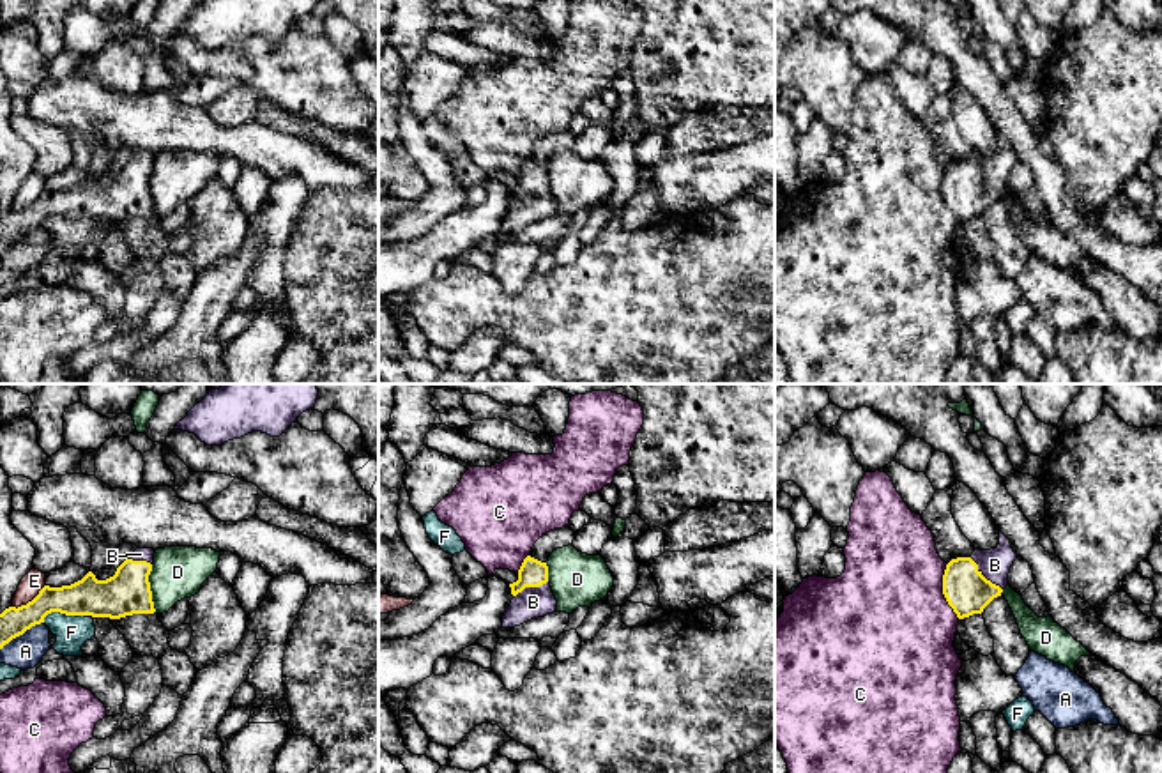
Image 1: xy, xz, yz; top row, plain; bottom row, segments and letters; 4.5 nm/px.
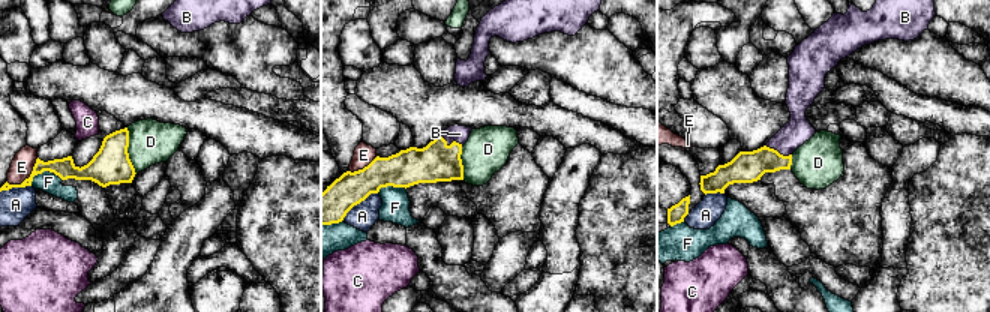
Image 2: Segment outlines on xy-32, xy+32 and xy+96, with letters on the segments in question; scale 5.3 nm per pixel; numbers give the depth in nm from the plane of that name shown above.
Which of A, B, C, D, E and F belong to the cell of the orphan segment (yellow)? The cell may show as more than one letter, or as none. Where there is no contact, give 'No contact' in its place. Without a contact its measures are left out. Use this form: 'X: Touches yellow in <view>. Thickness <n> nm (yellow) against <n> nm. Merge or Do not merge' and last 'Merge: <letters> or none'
A: Touches yellow in xy. Thickness 130 nm (yellow) against 160 nm. Do not merge
B: Touches yellow in yz. Thickness 200 nm (yellow) against 140 nm. Merge
C: Touches yellow in yz. Thickness 200 nm (yellow) against 500 nm. Do not merge
D: Touches yellow in xy. Thickness 200 nm (yellow) against 240 nm. Do not merge
E: Touches yellow in xy. Thickness 160 nm (yellow) against 100 nm. Do not merge
F: Touches yellow in xy. Thickness 180 nm (yellow) against 150 nm. Do not merge
Merge: B

